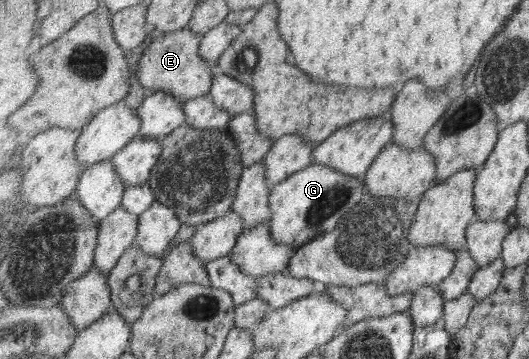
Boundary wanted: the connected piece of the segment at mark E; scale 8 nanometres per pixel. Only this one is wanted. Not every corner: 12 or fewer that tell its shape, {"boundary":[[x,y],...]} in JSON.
{"boundary":[[188,27],[157,34],[136,81],[184,104],[207,95],[218,64]]}

